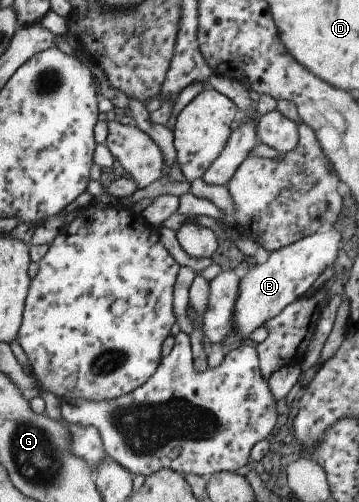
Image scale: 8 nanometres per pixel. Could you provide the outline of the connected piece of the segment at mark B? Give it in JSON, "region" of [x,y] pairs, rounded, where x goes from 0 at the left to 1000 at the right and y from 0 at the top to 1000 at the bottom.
{"region":[[[922,454],[905,462],[852,468],[802,490],[755,502],[733,526],[694,520],[688,542],[666,558],[666,586],[643,633],[655,653],[649,669],[691,673],[710,653],[733,651],[749,633],[772,629],[794,610],[844,592],[889,554],[889,546],[936,526],[939,500],[950,498],[944,482],[950,484],[944,462]]]}

